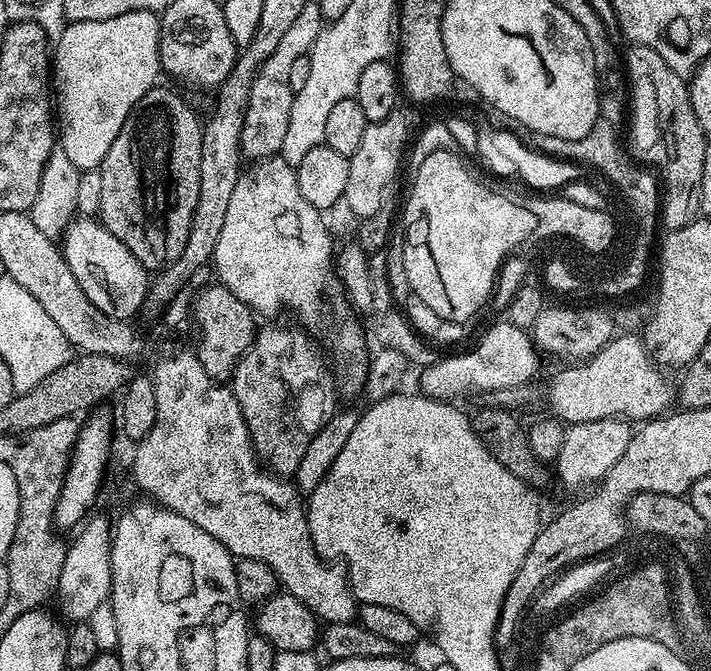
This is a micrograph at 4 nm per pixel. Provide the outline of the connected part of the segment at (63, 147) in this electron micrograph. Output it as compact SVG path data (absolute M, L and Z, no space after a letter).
M134 10L118 14L118 18L101 20L73 20L67 25L59 41L54 44L54 59L50 64L50 84L54 89L54 116L58 121L59 151L74 162L81 170L96 170L118 130L132 113L136 103L150 89L157 87L156 75L161 75L160 67L160 16L155 12Z

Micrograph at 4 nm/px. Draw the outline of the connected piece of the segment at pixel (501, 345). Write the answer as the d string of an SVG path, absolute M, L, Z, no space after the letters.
M507 320L492 325L480 342L470 351L458 356L442 358L426 367L420 376L419 391L434 400L454 402L458 398L478 392L520 388L536 374L540 364L539 351L525 329Z

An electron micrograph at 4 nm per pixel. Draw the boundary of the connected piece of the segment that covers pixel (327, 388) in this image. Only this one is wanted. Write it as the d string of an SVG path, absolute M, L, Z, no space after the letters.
M276 322L269 324L272 324L269 328L261 327L256 332L250 347L237 360L235 368L232 369L230 387L244 415L257 457L275 475L292 478L298 470L302 454L306 454L306 446L310 446L310 438L314 438L314 434L322 430L330 410L337 407L338 384L329 361L322 355L321 345L303 327L279 328Z

